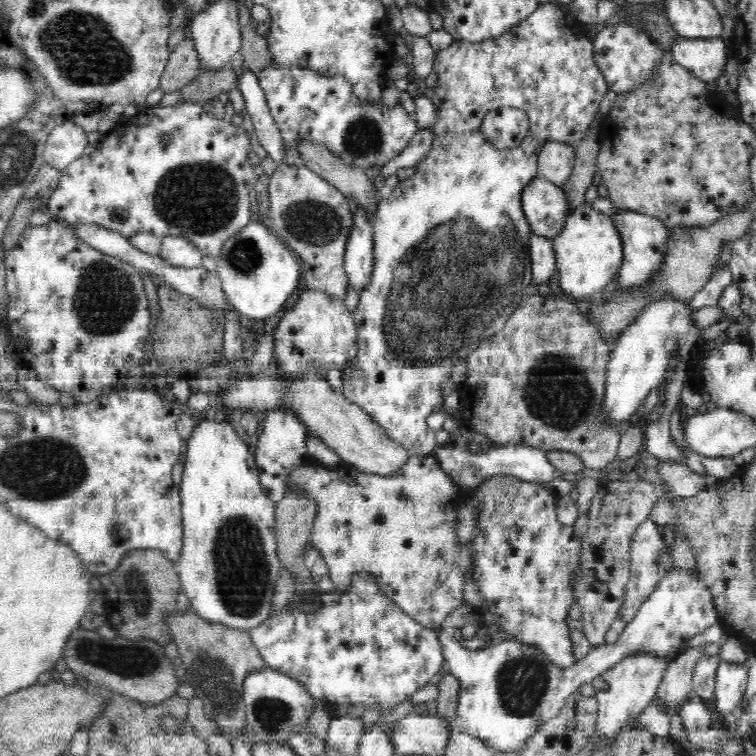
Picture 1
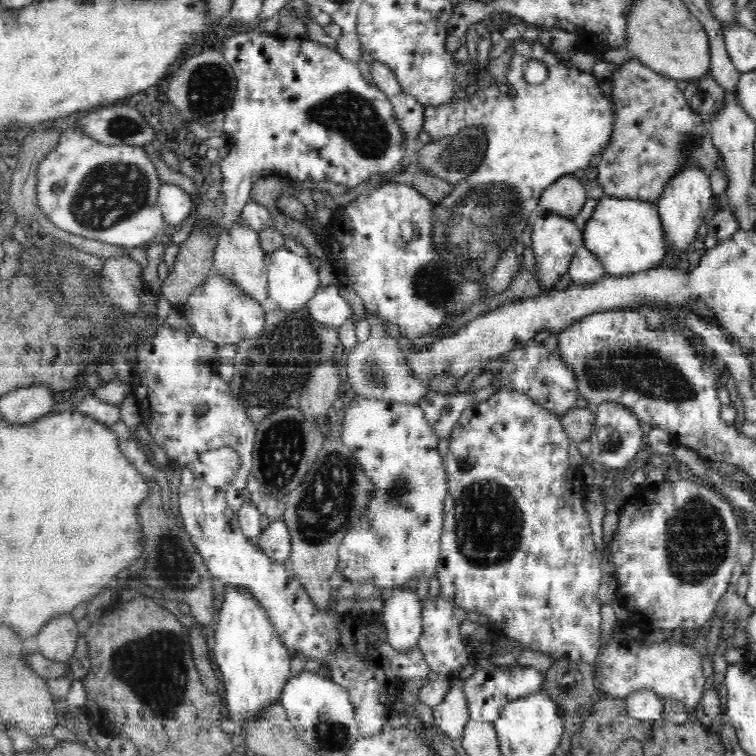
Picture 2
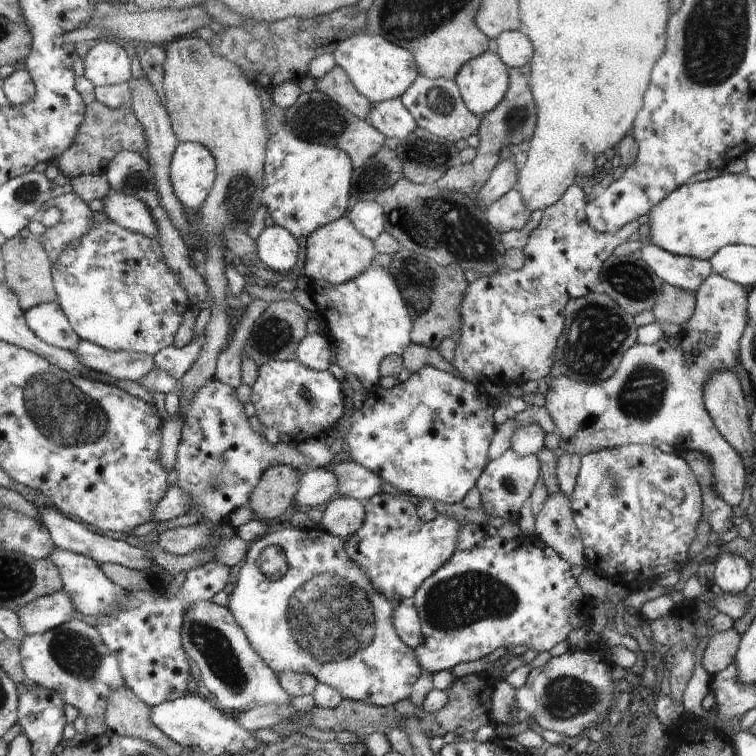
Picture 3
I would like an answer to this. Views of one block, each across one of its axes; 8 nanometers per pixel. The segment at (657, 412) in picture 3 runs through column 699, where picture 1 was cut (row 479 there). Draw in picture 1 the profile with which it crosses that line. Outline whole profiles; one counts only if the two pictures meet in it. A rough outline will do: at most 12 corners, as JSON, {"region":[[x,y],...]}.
{"region":[[434,452],[392,476],[307,455],[310,547],[421,625],[465,603],[458,486]]}

